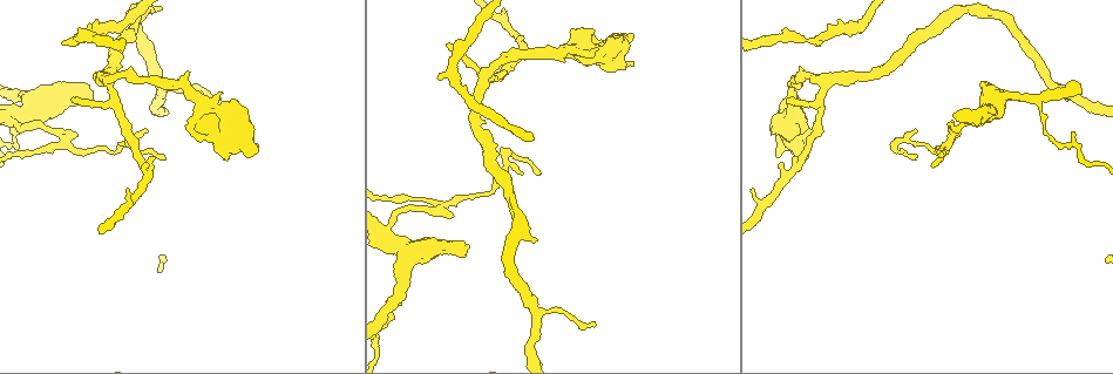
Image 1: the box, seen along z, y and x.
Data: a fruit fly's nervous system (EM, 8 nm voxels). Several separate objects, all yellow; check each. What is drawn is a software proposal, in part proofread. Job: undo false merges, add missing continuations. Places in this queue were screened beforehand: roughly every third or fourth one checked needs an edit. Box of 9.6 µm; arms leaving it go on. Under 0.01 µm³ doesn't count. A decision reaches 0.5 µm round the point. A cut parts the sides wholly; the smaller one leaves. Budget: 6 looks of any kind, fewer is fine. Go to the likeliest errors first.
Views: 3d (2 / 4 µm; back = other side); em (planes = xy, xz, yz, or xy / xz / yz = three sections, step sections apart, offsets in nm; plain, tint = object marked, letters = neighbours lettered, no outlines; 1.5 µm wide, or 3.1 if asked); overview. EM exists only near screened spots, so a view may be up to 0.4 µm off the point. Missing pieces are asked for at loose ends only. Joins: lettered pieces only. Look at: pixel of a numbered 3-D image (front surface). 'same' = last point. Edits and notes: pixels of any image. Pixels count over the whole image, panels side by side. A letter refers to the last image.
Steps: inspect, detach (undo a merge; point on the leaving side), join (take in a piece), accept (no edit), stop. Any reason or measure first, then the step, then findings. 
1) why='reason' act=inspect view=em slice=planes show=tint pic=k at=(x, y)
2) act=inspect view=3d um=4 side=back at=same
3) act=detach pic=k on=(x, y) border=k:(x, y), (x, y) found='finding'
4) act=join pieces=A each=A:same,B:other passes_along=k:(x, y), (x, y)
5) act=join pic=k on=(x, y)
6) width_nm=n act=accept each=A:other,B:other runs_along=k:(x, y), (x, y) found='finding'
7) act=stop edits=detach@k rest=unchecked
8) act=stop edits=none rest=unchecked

why='branch stops here' act=inspect view=em slice=planes show=letters pic=1 at=(779, 153)

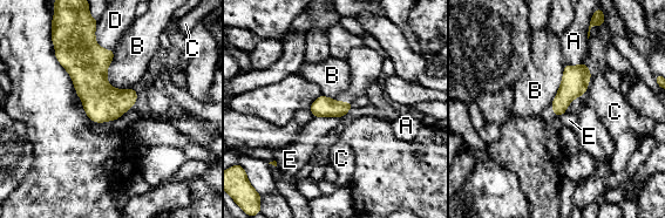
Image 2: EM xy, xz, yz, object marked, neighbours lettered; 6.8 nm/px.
width_nm=140 longest_contact=B:300nm act=accept each=A:other,B:other,C:other,D:other,E:other found='no lettered piece goes on from it'

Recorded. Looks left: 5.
why='a narrow waist' act=inspect view=em slice=planes show=letters pic=1 at=(63, 141)

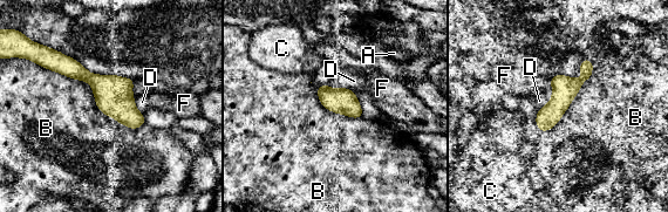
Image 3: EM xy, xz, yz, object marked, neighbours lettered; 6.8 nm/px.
act=accept each=A:other,B:other,C:other,D:other,F:other runs_along=3:(56, 59), (93, 79), (141, 121) found='one neuron here'

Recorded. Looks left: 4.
act=inspect view=em slice=planes show=tint pic=1 at=(80, 41)

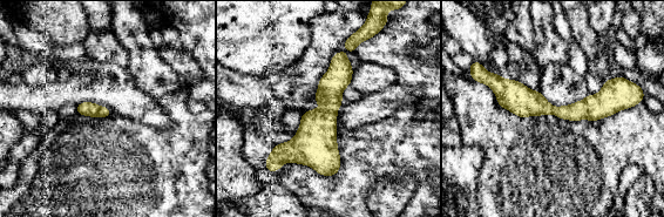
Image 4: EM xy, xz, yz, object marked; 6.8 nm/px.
act=inspect view=em slice=planes show=letters at=same

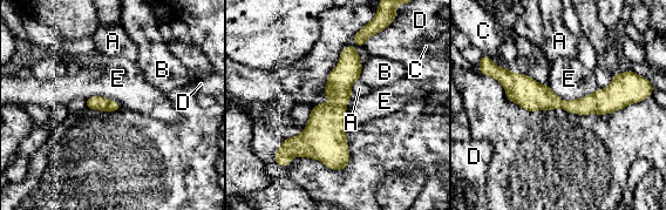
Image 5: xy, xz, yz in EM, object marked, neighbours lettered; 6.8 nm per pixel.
act=accept each=A:other,B:other,C:other,D:other,E:other runs_along=5:(503, 80), (564, 104), (637, 94) found='continuous, no second neuron'

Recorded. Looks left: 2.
act=stop edits=none rest=unchecked

